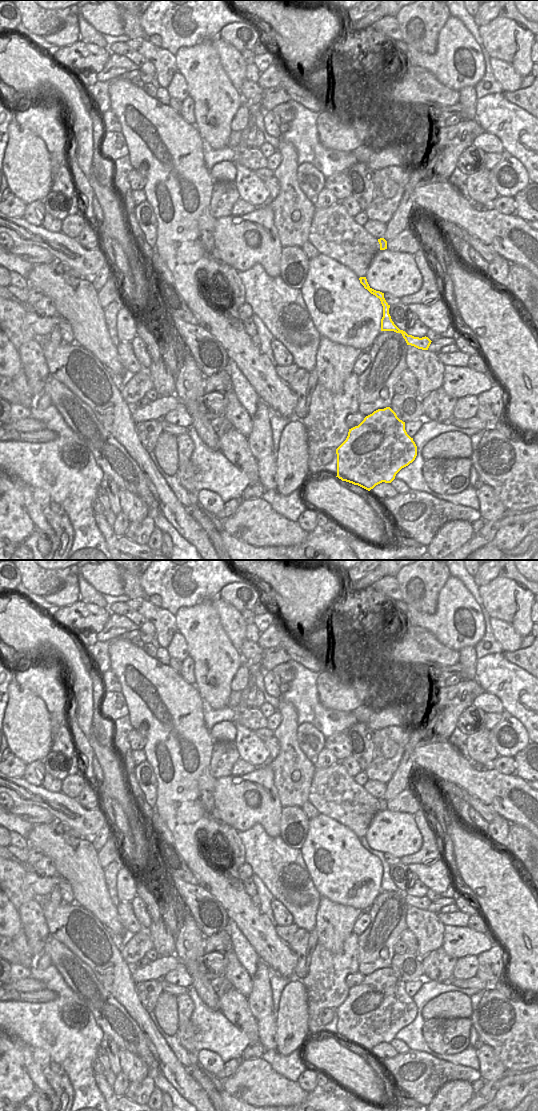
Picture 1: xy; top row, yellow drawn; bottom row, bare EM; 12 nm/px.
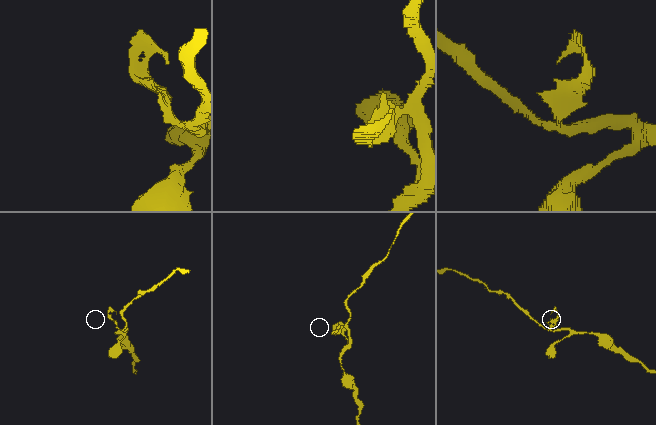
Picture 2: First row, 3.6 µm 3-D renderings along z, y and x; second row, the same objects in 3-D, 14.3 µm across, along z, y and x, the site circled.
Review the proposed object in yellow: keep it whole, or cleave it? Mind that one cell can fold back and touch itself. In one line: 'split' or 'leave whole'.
leave whole

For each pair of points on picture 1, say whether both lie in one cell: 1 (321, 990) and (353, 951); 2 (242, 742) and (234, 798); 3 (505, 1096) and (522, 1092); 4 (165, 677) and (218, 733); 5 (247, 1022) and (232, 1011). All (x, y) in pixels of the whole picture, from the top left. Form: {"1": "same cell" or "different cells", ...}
{"1": "same cell", "2": "different cells", "3": "same cell", "4": "different cells", "5": "same cell"}

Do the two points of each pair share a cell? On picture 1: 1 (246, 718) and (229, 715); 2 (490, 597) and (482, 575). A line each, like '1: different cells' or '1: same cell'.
1: different cells
2: different cells

